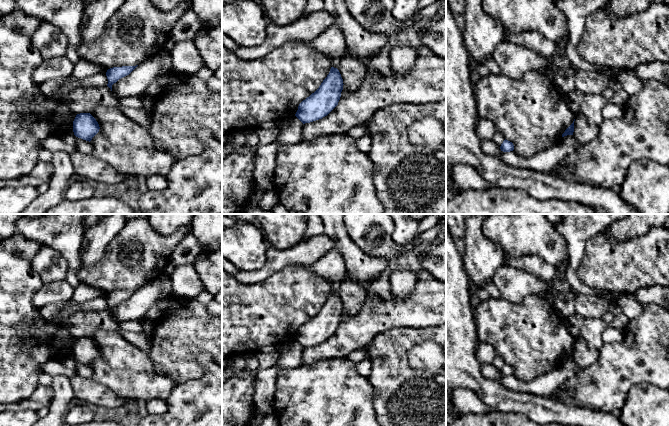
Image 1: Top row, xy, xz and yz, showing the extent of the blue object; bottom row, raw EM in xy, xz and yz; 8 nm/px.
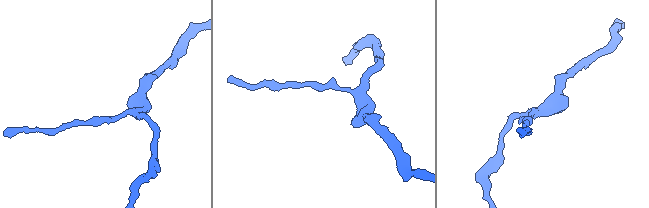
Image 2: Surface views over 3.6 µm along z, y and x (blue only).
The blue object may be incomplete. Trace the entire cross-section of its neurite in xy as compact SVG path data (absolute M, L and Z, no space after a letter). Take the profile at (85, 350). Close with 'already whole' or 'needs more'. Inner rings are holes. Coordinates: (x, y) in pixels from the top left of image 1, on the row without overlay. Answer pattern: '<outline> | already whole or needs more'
M90 337L77 338L73 345L73 356L78 362L91 365L99 356L99 348Z | already whole

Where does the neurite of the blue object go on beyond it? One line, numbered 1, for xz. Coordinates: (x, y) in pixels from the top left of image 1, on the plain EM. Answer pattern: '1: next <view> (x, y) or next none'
1: next none

